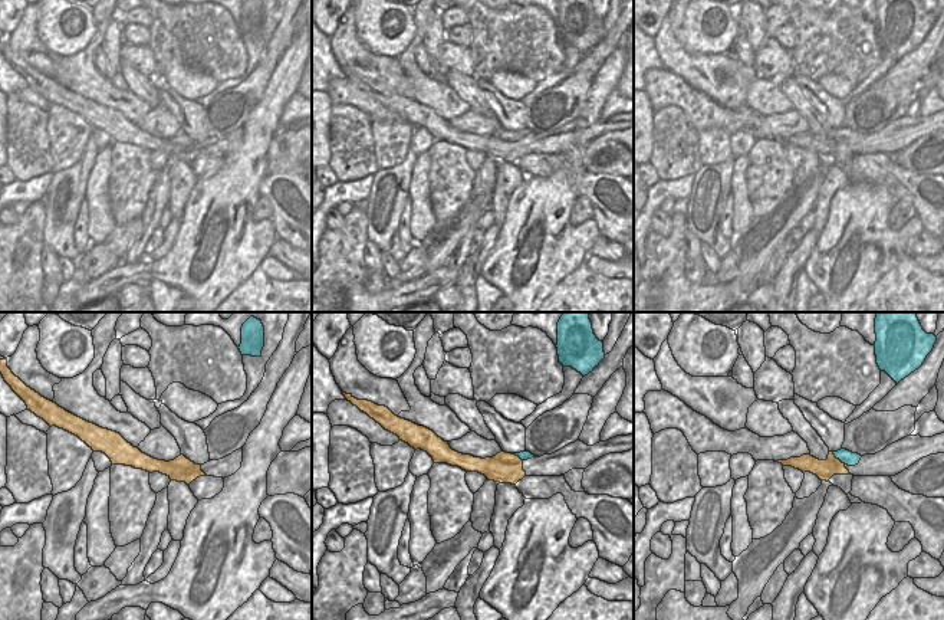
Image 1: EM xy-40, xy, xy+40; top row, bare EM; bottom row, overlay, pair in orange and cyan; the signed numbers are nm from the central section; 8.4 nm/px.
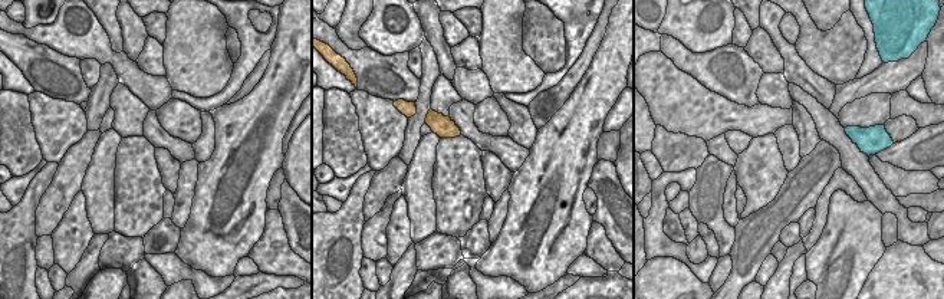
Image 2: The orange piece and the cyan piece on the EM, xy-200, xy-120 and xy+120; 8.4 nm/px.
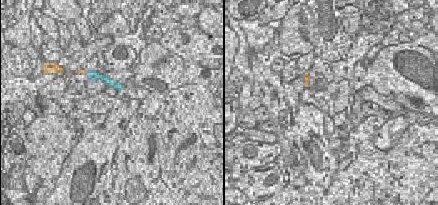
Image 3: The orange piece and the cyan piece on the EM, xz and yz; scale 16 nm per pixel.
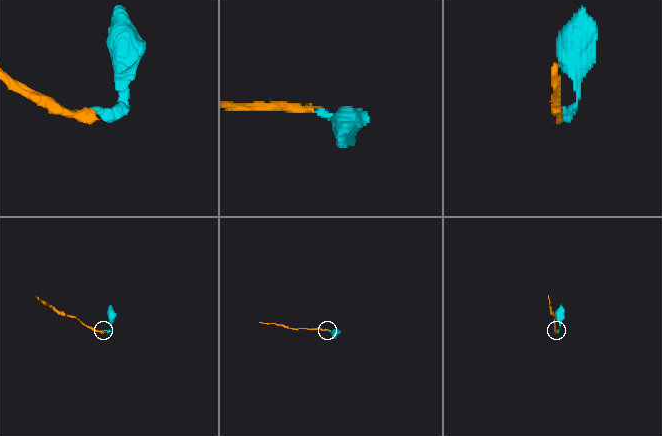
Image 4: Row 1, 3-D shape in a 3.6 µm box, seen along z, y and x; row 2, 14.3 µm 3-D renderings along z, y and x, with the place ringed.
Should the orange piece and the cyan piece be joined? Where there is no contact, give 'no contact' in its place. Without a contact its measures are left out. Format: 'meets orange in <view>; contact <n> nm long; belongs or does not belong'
meets orange in xy+40; contact 160 nm long; does not belong

